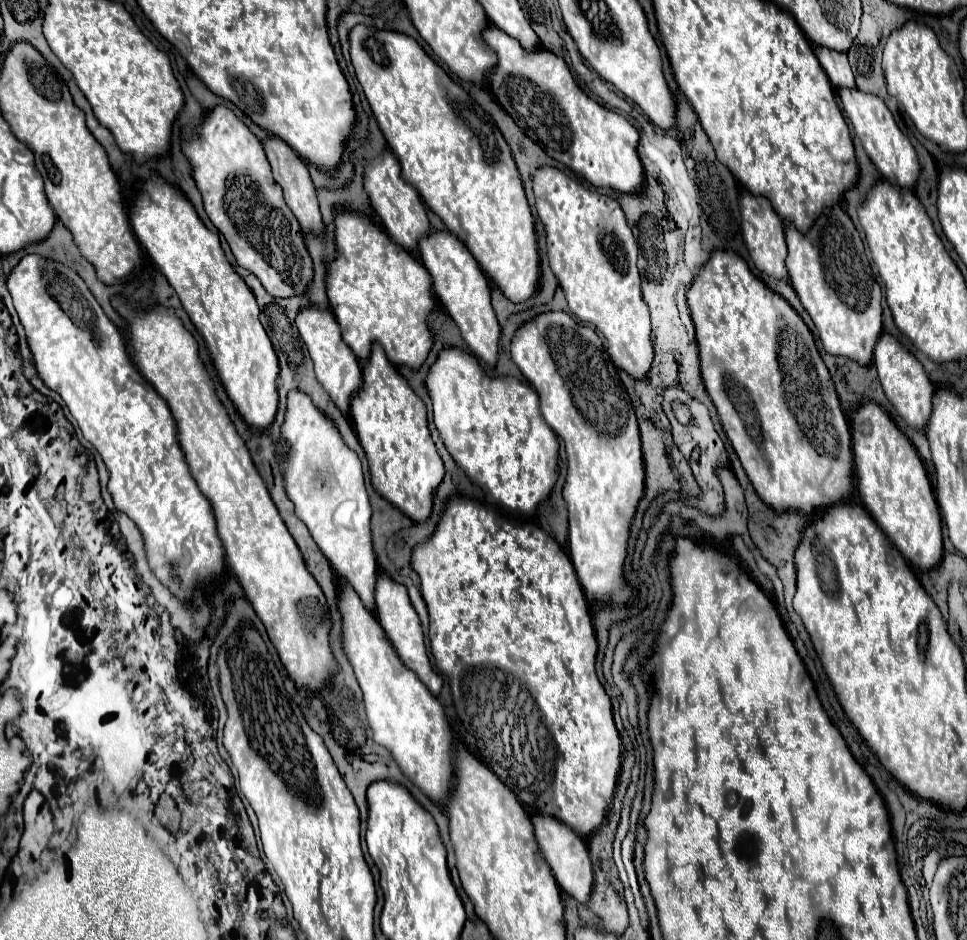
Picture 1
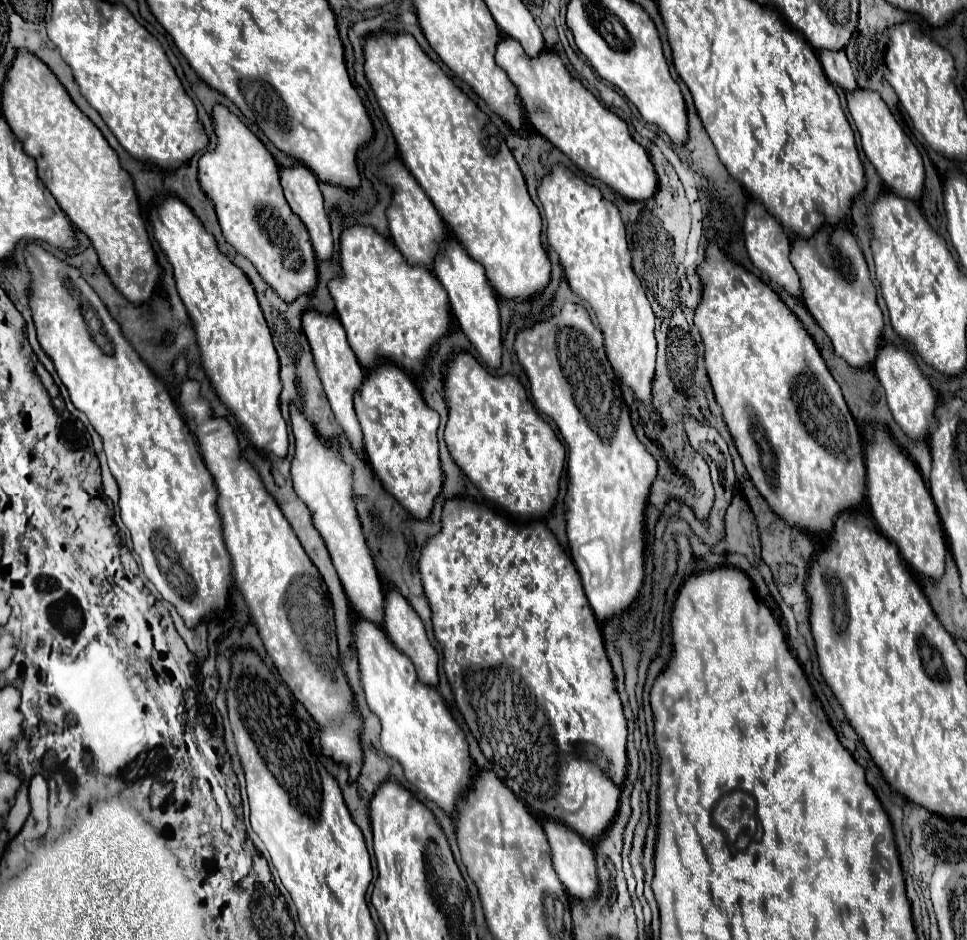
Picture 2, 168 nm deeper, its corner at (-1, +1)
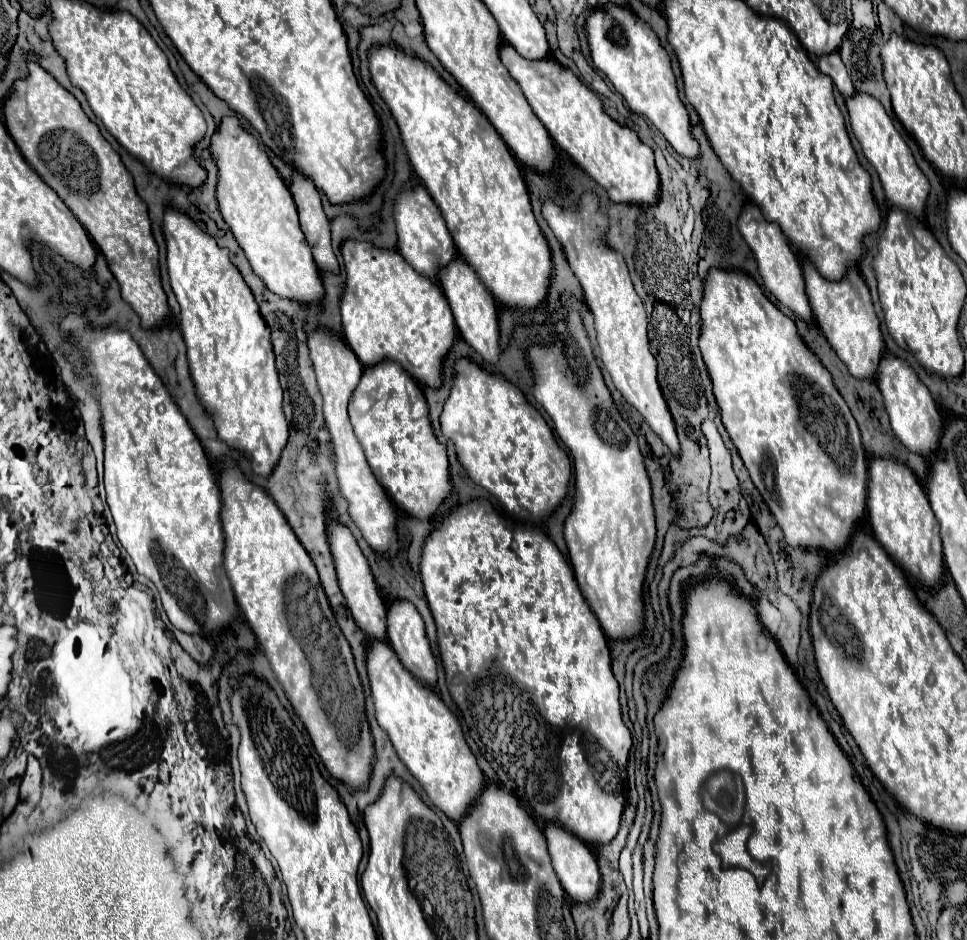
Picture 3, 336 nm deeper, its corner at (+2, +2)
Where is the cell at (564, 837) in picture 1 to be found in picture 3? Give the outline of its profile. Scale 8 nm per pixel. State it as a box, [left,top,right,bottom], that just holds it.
[544,825,600,903]

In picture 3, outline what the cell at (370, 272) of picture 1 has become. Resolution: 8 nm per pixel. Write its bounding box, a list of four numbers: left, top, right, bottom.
[340,239,456,389]

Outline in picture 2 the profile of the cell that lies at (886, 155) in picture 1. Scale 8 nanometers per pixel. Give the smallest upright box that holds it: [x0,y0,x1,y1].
[847,88,925,202]

